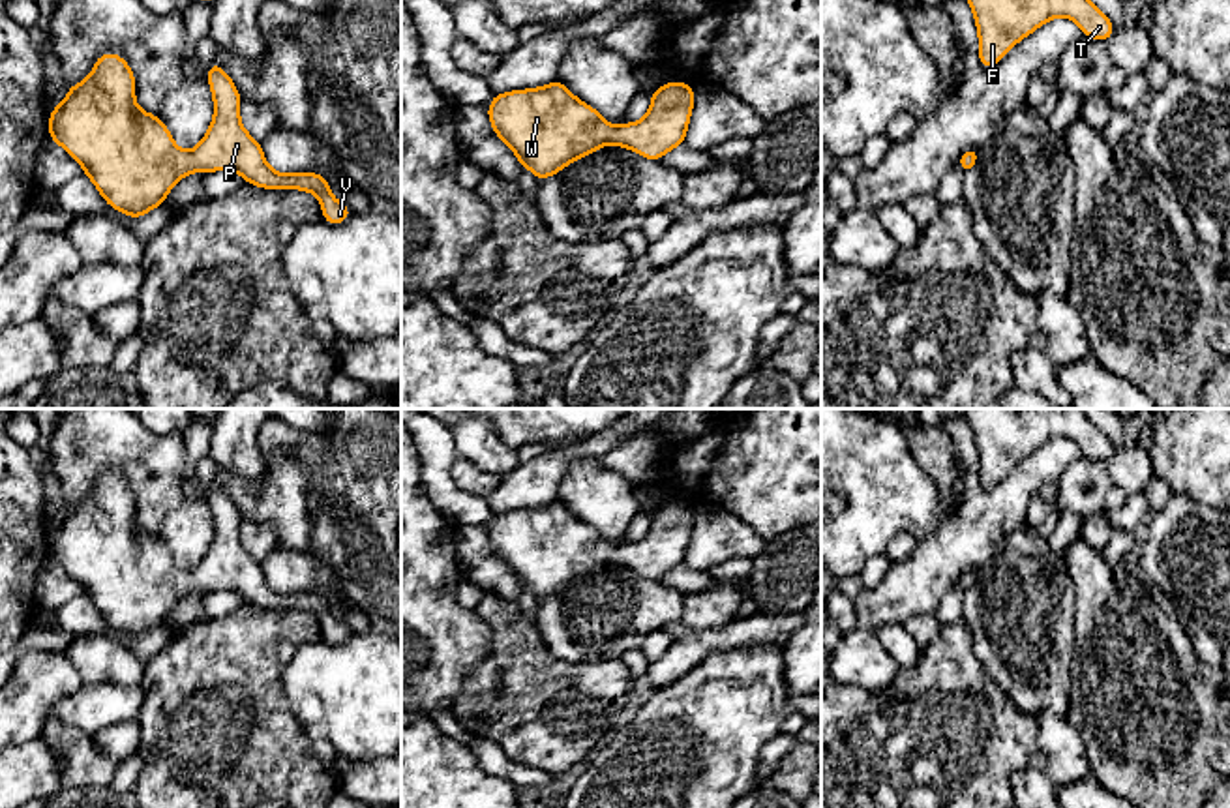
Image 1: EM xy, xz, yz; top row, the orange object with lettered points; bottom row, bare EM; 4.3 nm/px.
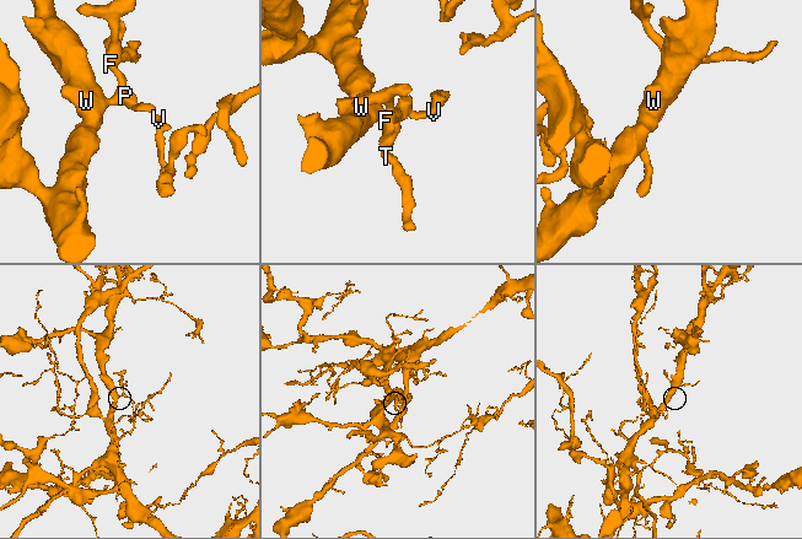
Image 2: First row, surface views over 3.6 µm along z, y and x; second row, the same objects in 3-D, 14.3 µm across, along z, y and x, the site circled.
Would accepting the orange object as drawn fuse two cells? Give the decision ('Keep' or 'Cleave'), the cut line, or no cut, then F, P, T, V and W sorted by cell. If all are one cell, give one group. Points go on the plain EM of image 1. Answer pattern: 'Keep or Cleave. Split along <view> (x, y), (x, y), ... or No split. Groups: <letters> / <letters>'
Keep. No split. Groups: F P T V W

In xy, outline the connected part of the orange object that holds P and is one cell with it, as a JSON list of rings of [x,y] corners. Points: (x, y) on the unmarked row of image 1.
[[[103,472],[88,499],[69,506],[68,516],[49,534],[49,559],[58,562],[98,607],[99,615],[114,630],[131,639],[161,626],[172,606],[195,591],[234,591],[246,602],[262,609],[311,611],[321,626],[322,639],[332,645],[347,641],[349,626],[334,619],[330,602],[319,592],[276,592],[264,579],[261,562],[255,561],[240,542],[240,523],[232,499],[219,487],[218,480],[208,486],[208,506],[214,516],[214,540],[204,559],[191,570],[178,568],[169,547],[158,534],[144,532],[135,521],[135,493],[128,482],[114,472]]]

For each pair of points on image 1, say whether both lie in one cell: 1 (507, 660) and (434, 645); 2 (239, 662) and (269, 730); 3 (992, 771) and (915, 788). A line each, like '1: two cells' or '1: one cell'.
1: two cells
2: one cell
3: one cell

